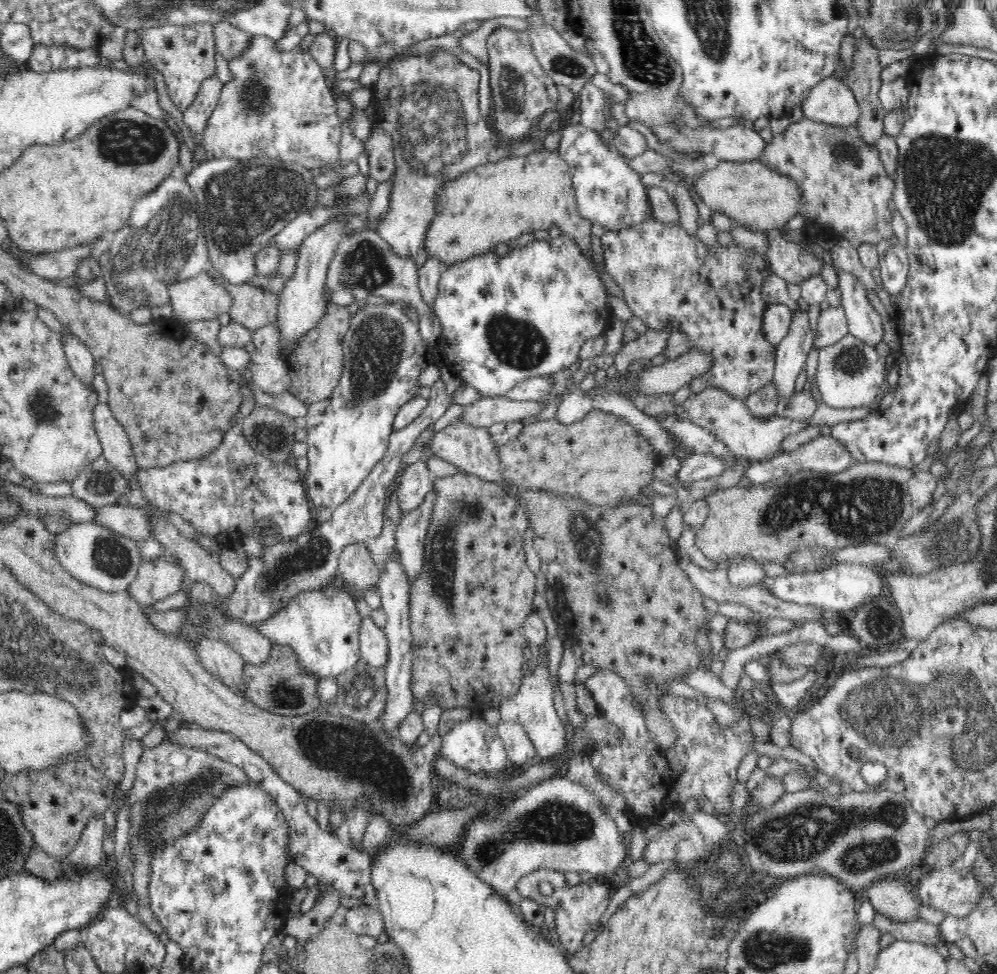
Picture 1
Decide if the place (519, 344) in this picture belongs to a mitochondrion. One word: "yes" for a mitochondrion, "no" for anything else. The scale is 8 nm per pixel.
yes

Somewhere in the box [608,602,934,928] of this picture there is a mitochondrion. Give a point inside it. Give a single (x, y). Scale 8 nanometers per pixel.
(797, 835)

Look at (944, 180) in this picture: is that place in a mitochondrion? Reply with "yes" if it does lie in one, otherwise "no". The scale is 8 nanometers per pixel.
yes

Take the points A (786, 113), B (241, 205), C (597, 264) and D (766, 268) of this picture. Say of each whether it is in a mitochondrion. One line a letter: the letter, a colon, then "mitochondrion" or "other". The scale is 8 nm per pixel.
A: other
B: mitochondrion
C: other
D: other

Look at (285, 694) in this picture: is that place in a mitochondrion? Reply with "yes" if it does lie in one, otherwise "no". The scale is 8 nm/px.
yes

